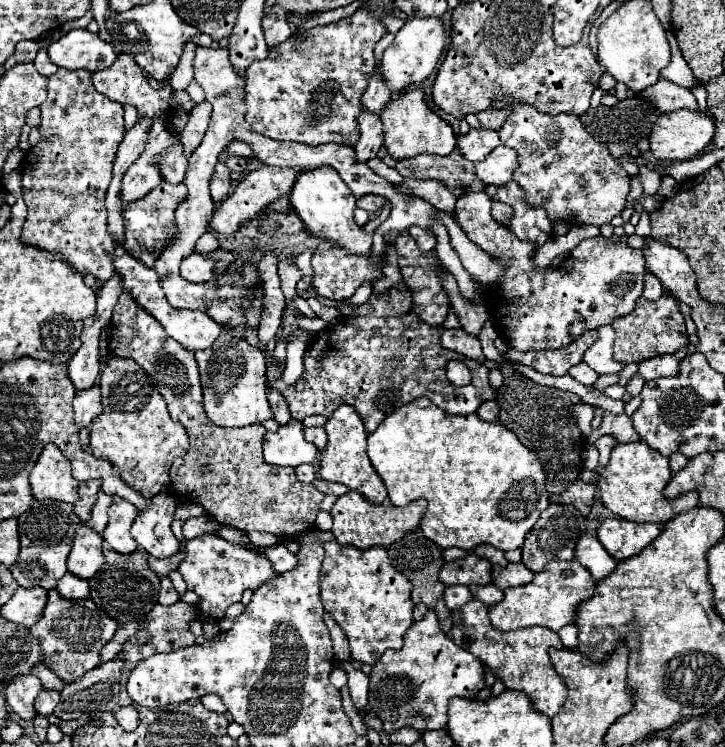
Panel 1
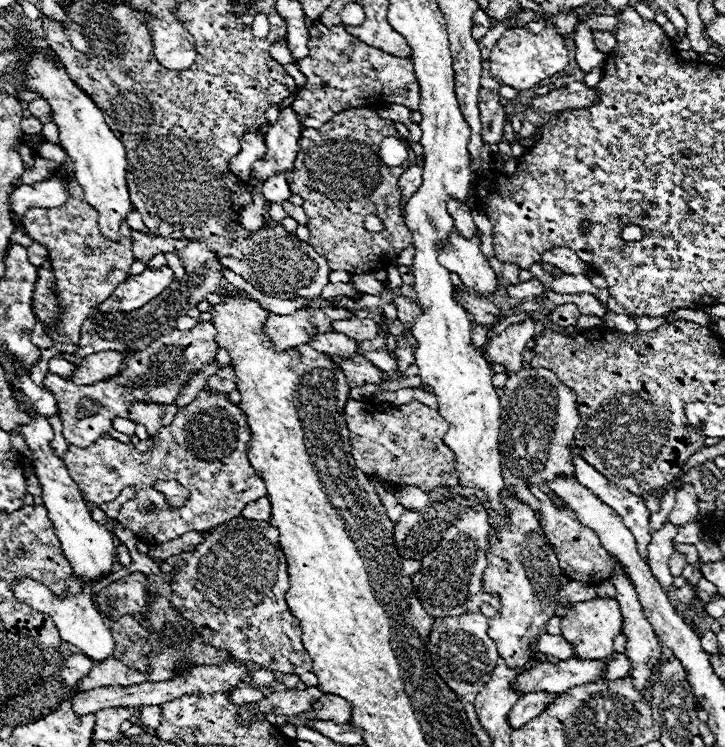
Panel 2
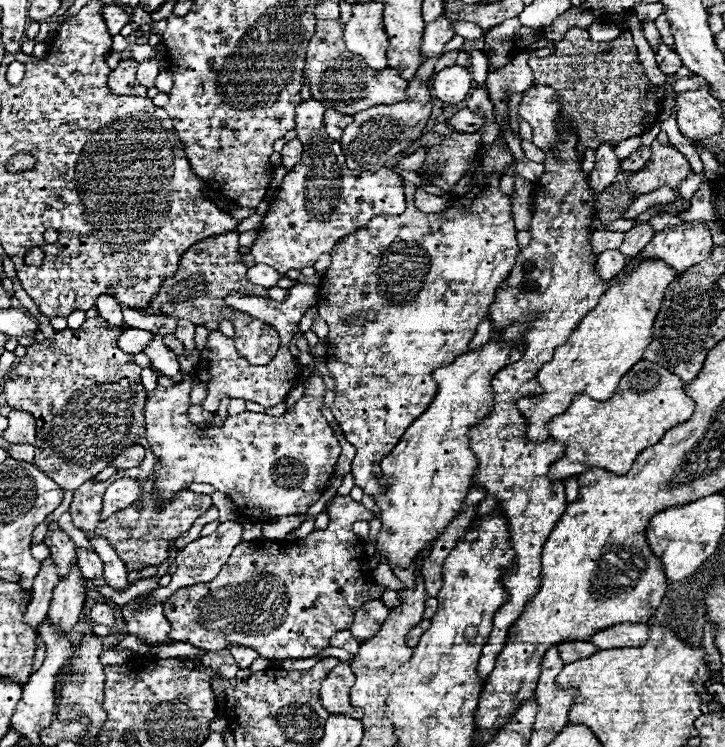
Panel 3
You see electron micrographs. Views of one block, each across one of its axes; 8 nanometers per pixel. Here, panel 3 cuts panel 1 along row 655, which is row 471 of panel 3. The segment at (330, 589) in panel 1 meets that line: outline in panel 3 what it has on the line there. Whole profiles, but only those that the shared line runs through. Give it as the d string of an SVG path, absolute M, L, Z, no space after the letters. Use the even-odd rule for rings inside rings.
M492 144L488 148L480 148L478 156L472 160L472 164L468 168L468 174L472 174L472 178L476 182L476 188L472 188L466 196L458 198L448 210L444 210L440 214L420 212L414 206L416 186L412 182L404 180L402 186L404 186L404 192L406 192L406 210L402 214L374 216L374 220L370 220L370 224L366 224L366 228L362 232L354 232L354 236L346 236L344 242L336 250L332 250L332 262L330 262L328 270L326 270L326 274L324 274L324 286L320 288L320 294L318 294L318 312L320 312L320 316L326 320L326 324L330 328L330 332L328 332L326 366L330 370L330 376L334 378L334 384L336 384L334 386L336 398L332 402L332 414L334 414L336 422L340 424L340 428L344 430L346 440L356 446L356 456L352 460L352 476L354 476L356 486L360 486L364 490L364 494L380 494L380 492L386 490L386 486L382 486L380 480L378 480L382 476L380 462L382 462L382 458L386 458L394 450L394 446L398 444L398 440L402 438L406 428L424 412L424 408L430 406L430 400L434 398L434 392L436 392L436 384L434 384L430 372L434 372L440 366L450 364L450 360L454 360L454 356L458 356L458 354L468 350L468 342L472 340L478 324L488 316L488 310L490 310L490 304L494 302L496 290L508 278L510 270L516 264L516 256L518 256L520 248L516 244L516 228L514 228L514 220L512 220L512 202L500 192L499 188L504 168L512 160L514 160L514 156L510 154L510 150L500 146L500 144ZM496 254L500 254L500 262L494 262ZM370 310L376 312L374 320L366 320L364 318L366 312L370 312ZM342 318L352 318L352 320L348 324L342 324Z

